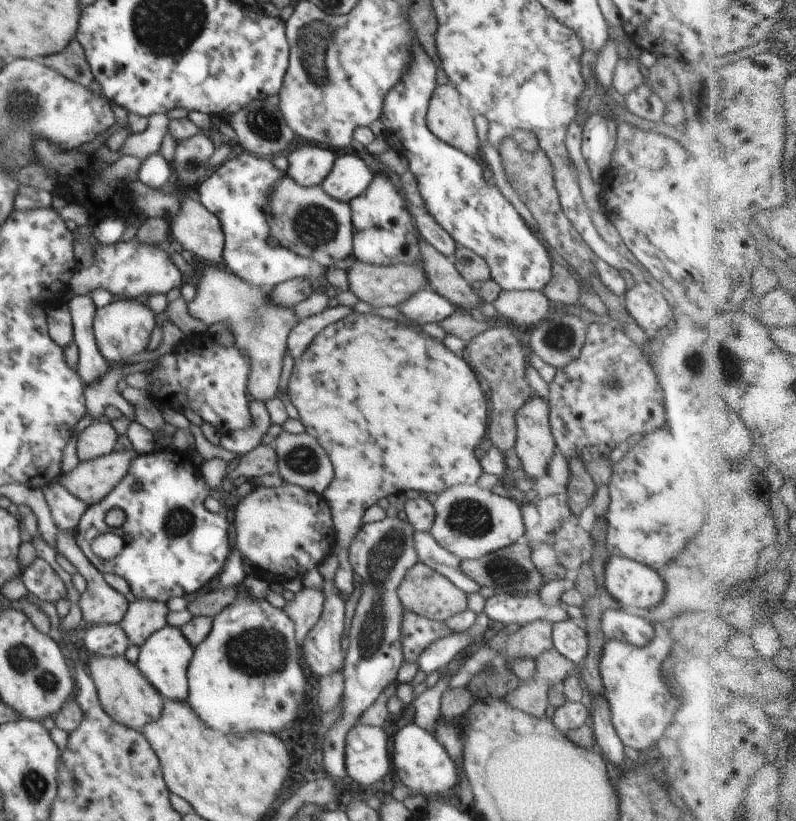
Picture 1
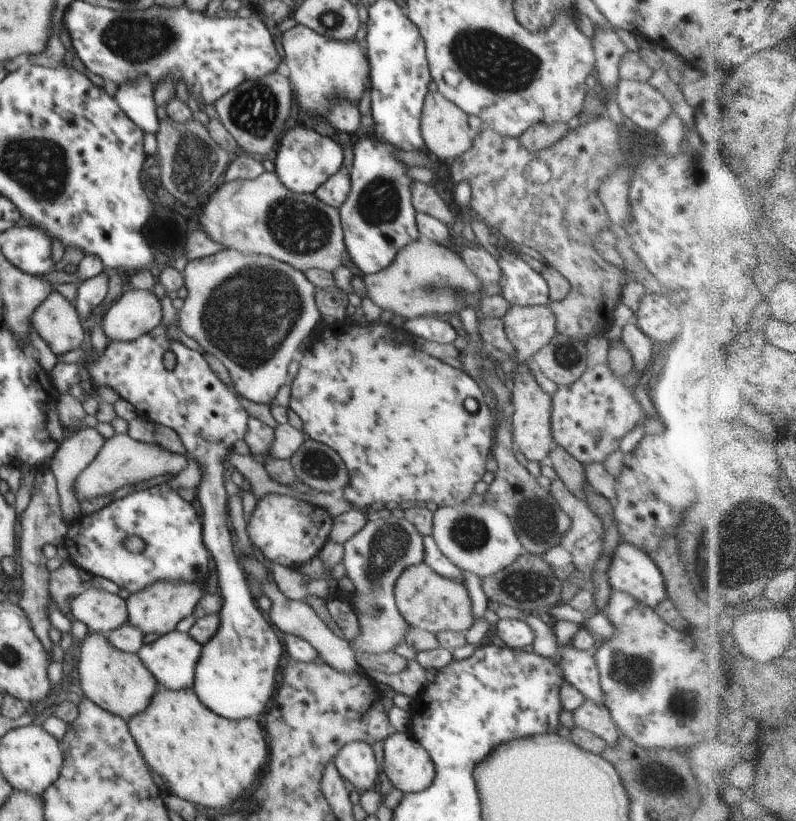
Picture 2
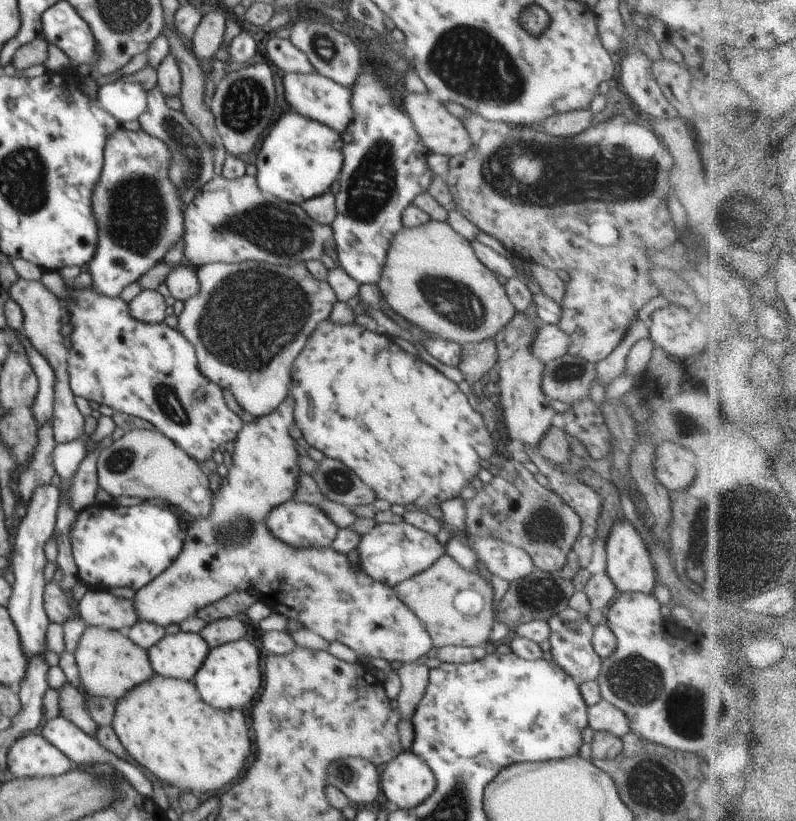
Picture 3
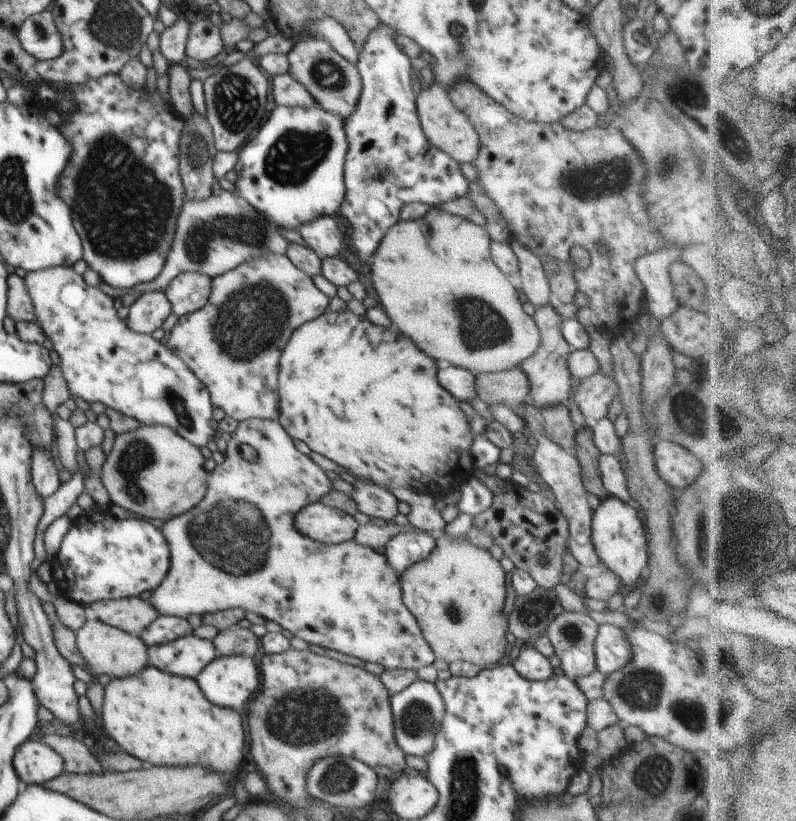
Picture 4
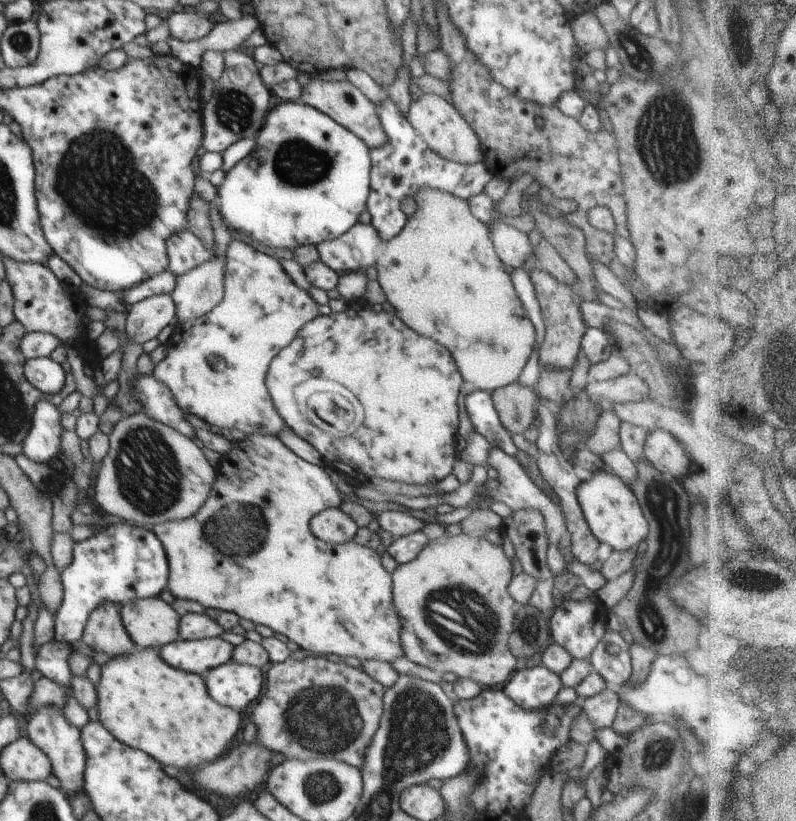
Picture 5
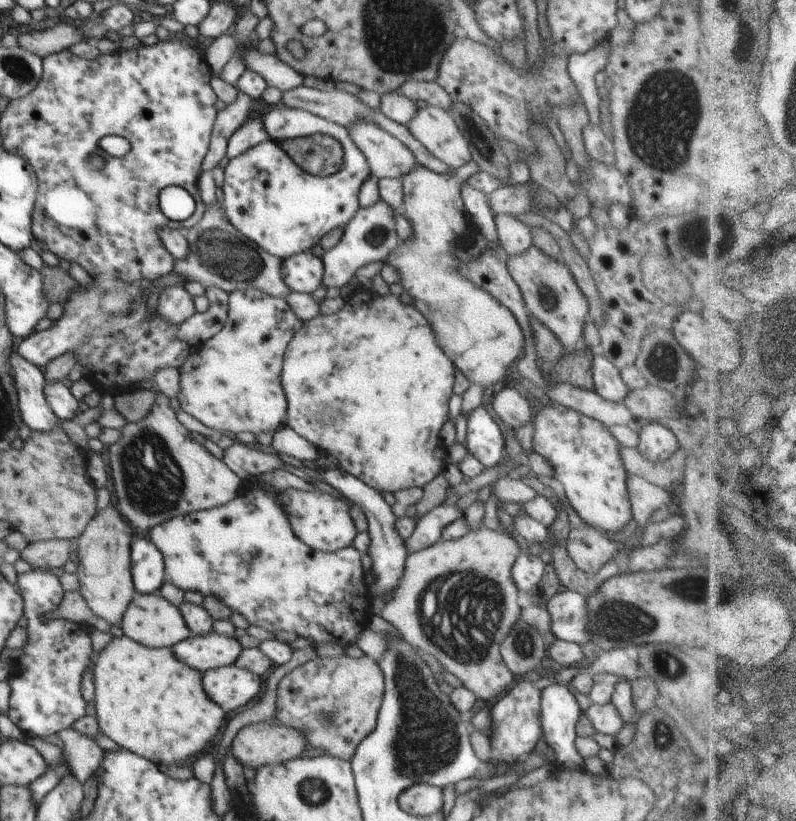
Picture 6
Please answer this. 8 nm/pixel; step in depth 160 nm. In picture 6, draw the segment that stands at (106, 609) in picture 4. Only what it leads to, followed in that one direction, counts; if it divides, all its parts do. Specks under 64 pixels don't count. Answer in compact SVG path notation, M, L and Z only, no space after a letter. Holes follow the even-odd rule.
M136 593L134 600L127 606L121 620L123 634L148 648L173 647L194 634L182 614L182 610L164 599L160 594L140 595Z

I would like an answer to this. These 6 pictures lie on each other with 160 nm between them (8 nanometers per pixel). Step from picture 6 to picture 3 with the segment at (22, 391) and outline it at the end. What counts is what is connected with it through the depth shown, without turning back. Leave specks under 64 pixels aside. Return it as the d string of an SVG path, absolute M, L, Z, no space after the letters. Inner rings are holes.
M40 485L34 489L26 515L22 518L18 527L12 555L10 556L10 567L14 572L15 582L11 599L7 609L10 618L14 621L19 635L26 660L30 662L32 657L44 655L45 634L50 623L43 607L43 594L46 584L43 578L43 568L47 560L44 556L44 546L53 536L57 521L57 508L59 505L60 492L56 485Z

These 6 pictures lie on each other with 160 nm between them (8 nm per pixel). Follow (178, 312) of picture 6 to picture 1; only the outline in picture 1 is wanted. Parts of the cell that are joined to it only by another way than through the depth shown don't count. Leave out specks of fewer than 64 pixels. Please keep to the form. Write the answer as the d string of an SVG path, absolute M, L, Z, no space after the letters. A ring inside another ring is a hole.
M117 298L106 306L96 309L93 318L93 335L100 354L106 360L126 360L138 354L150 340L156 320L154 311L148 307L145 299Z

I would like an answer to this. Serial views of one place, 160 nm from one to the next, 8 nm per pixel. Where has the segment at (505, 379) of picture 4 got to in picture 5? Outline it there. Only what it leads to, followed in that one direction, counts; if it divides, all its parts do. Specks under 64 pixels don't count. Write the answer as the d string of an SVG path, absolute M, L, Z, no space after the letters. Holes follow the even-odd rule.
M512 383L491 394L501 423L511 434L523 434L530 424L537 423L536 408L541 401L535 388Z

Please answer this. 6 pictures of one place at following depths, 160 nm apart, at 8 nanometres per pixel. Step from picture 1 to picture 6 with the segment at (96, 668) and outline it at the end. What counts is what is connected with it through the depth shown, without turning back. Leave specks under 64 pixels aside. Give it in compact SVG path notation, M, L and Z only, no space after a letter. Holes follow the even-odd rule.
M113 505L94 513L76 541L78 544L78 594L84 598L96 617L121 626L124 611L134 600L137 590L131 577L131 544L135 539L132 527Z

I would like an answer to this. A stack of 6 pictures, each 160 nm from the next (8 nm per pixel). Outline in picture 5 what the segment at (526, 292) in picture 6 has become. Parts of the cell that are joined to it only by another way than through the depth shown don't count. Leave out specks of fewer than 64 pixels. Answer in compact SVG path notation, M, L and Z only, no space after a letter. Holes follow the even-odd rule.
M542 268L530 271L529 276L540 305L545 330L544 342L538 351L540 365L555 366L555 364L560 364L559 367L565 369L566 364L572 364L574 358L578 356L582 337L588 328L580 312L581 300L570 285L556 280L548 271Z

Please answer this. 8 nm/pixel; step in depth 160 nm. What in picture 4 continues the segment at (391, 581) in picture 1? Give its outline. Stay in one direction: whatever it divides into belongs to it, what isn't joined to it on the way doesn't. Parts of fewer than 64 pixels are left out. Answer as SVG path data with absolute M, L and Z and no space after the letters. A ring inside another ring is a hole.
M418 531L397 534L381 551L397 575L401 576L405 568L424 560L432 552L434 545L435 538L432 534Z

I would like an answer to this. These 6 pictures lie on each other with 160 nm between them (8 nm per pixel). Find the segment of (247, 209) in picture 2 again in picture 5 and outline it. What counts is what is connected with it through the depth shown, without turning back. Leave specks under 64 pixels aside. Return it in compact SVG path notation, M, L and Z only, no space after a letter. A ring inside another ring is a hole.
M192 232L174 233L166 241L169 256L168 270L175 276L186 274L202 263L216 257L216 243L214 250L207 250L200 239ZM233 240L229 244L229 254L226 264L226 272L224 275L224 296L208 314L198 317L197 319L190 319L183 322L182 325L177 327L166 345L168 354L156 367L153 369L153 376L157 377L158 381L162 381L171 390L172 397L175 399L177 405L186 413L194 414L200 417L204 422L210 424L212 428L217 431L229 428L230 430L241 430L242 432L252 434L261 433L262 435L276 435L286 430L285 420L280 418L279 412L275 407L273 398L271 397L268 385L267 374L270 368L272 358L278 355L282 349L286 348L298 334L298 331L311 320L319 316L318 306L316 302L308 295L308 293L301 289L294 280L292 280L287 272L281 267L277 258L272 258L264 253L260 253L258 249L251 247L249 244L240 240Z

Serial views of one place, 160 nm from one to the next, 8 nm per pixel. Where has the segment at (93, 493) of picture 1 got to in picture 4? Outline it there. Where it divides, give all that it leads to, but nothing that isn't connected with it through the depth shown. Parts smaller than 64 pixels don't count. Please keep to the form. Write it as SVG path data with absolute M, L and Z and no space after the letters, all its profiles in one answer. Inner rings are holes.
M141 424L133 431L116 435L107 451L101 468L102 484L108 491L112 504L121 506L132 514L138 514L148 520L168 520L194 508L206 494L209 473L204 469L205 459L200 449L170 427Z

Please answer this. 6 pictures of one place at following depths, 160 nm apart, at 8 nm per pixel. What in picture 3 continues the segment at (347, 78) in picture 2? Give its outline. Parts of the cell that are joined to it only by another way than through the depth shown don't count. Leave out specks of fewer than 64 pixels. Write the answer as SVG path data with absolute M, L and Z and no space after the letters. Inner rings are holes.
M272 36L266 44L266 58L270 64L274 64L278 70L285 73L314 73L315 70L309 59L296 48L289 39L283 40Z

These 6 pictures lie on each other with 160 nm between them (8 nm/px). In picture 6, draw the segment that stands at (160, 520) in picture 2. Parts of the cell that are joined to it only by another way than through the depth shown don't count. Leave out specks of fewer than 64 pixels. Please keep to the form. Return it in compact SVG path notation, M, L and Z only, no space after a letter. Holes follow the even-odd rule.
M138 538L132 541L131 577L140 595L158 594L165 583L165 562L152 541Z

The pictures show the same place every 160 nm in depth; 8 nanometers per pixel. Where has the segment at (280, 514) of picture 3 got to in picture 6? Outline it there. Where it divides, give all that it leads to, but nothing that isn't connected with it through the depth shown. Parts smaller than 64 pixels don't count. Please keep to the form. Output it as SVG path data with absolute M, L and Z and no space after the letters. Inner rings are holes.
M285 490L285 515L294 530L306 546L315 551L333 553L353 544L357 530L352 520L351 507L347 500L335 498L332 494L314 490Z

